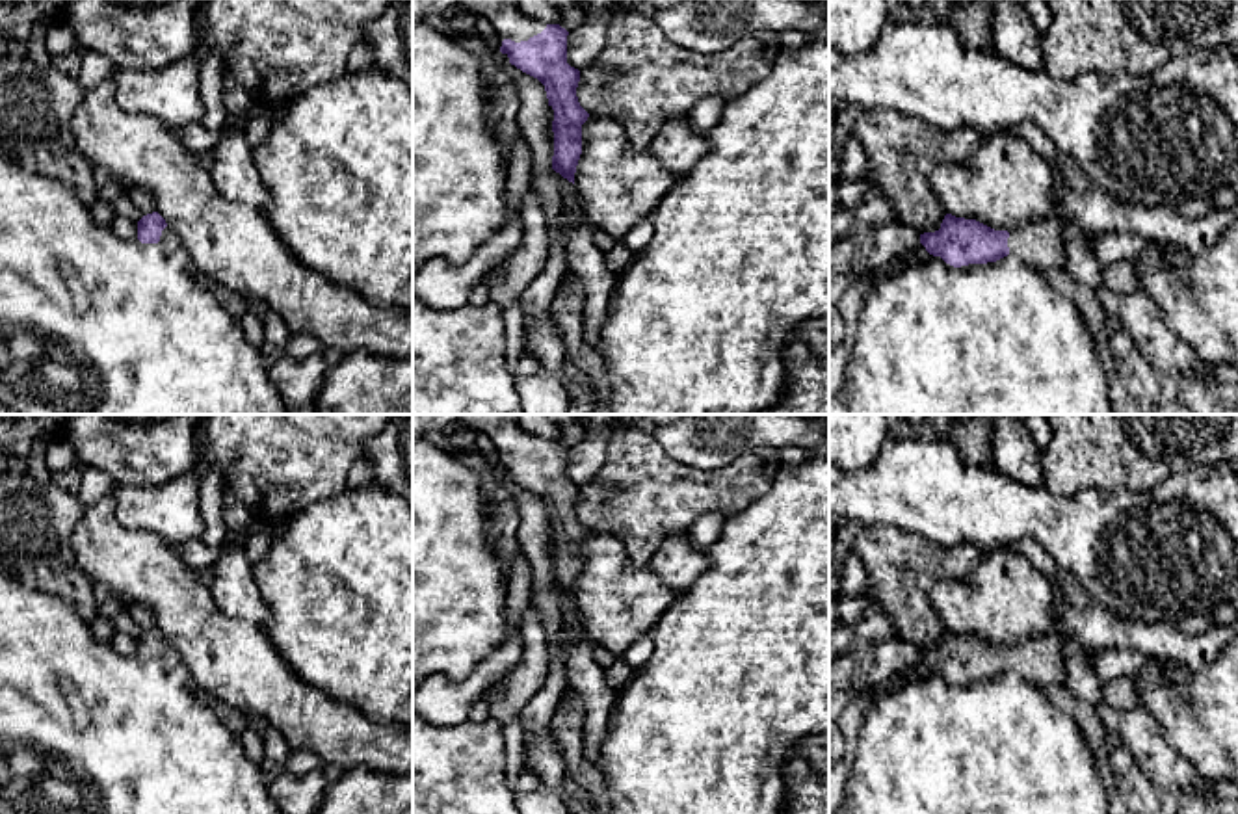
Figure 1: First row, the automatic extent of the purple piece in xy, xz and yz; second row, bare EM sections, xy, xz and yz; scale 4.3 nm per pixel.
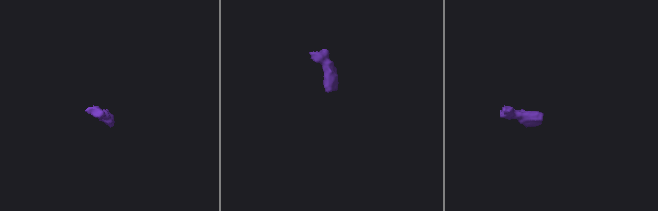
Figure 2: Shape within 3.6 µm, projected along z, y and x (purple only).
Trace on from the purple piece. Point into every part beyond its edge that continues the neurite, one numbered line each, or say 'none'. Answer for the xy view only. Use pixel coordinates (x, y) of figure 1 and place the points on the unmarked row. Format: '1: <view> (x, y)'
1: xy (170, 658)

